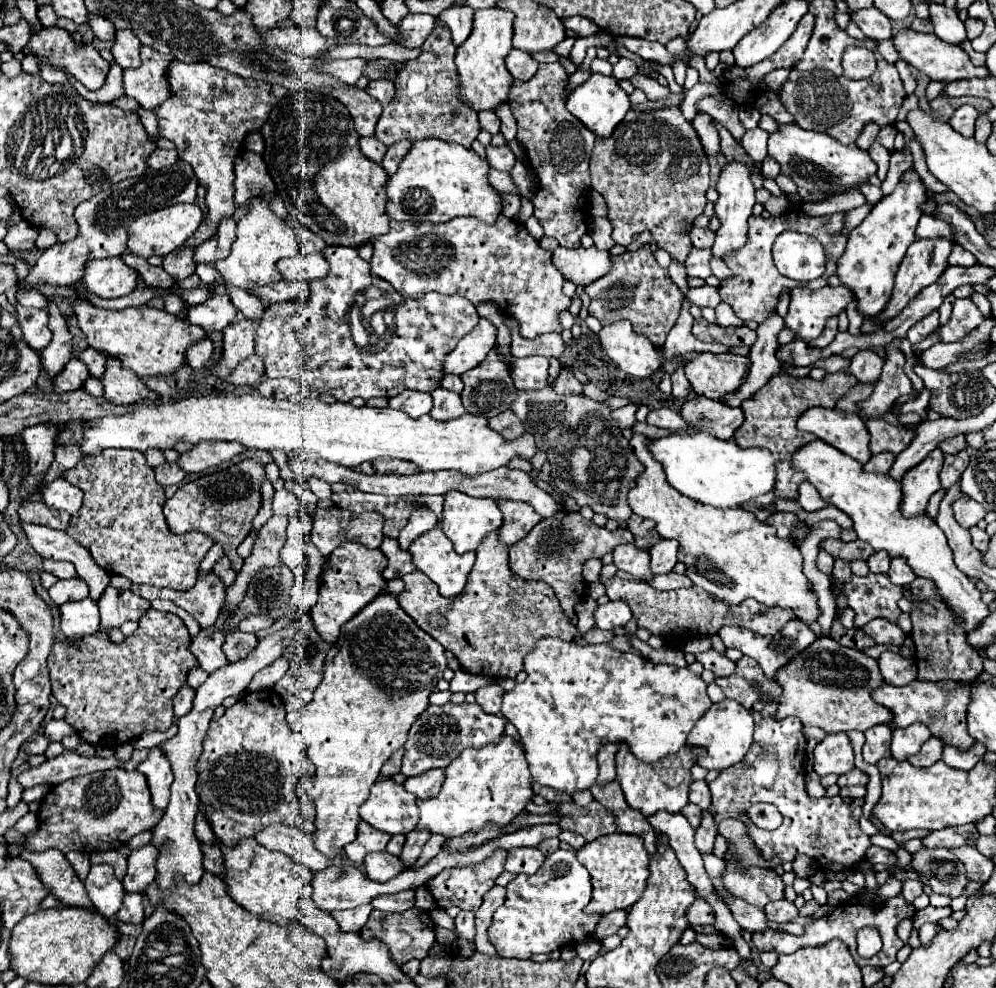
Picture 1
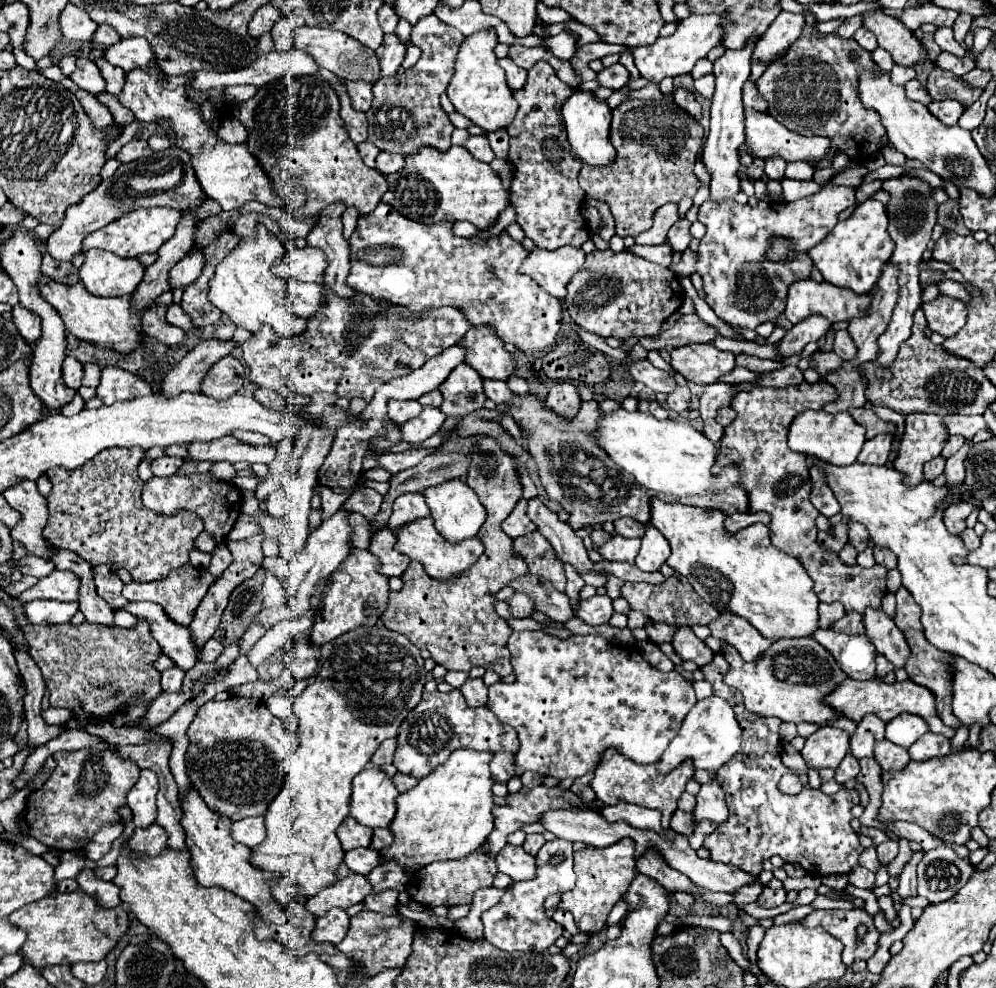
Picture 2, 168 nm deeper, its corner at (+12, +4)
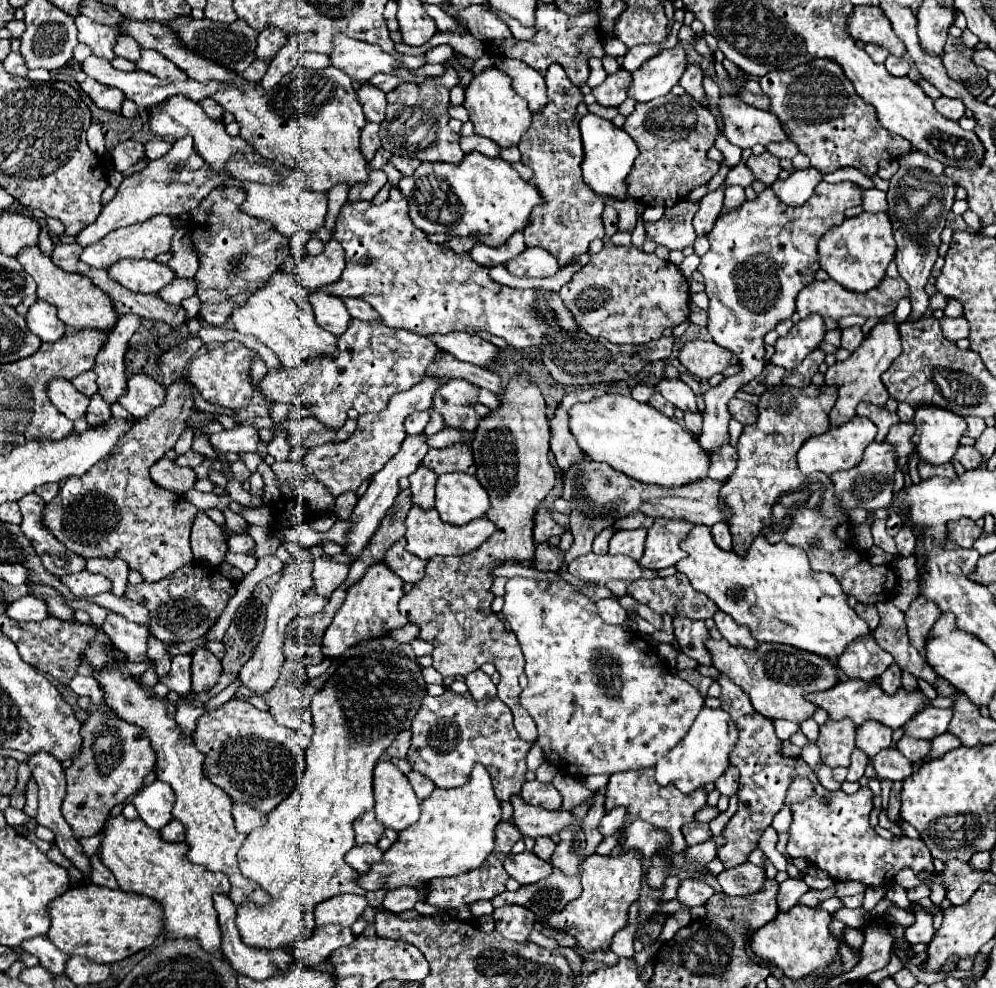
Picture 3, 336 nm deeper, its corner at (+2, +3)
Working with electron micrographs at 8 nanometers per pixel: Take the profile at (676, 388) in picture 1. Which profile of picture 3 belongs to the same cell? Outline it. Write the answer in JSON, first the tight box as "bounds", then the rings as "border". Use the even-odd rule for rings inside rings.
{"bounds":[682,413,702,437],"border":[[[686,413],[684,419],[682,419],[682,425],[688,427],[686,431],[690,431],[696,437],[700,433],[700,423],[702,423],[702,413]]]}

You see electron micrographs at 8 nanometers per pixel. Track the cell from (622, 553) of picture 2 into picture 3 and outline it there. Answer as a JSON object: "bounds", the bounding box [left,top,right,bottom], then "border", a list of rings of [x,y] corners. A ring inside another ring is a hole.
{"bounds":[610,529,646,561],"border":[[[630,529],[630,531],[616,531],[610,539],[610,553],[622,553],[638,561],[644,553],[644,541],[646,541],[646,529]]]}

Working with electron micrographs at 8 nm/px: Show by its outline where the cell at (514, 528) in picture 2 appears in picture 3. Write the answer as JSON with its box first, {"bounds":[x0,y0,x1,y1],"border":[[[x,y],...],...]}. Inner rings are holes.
{"bounds":[534,507,566,543],"border":[[[544,507],[538,509],[536,523],[534,523],[534,541],[536,543],[544,543],[544,541],[548,541],[554,535],[562,535],[564,531],[566,529],[552,519],[552,515],[550,515],[548,509],[544,509]]]}

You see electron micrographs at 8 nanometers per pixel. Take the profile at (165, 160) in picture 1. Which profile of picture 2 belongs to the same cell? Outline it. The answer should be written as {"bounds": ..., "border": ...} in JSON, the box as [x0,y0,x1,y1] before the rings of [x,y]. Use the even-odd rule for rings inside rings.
{"bounds":[116,140,152,162],"border":[[[132,140],[118,152],[116,158],[120,162],[132,162],[132,160],[148,158],[148,156],[152,156],[152,148],[148,146],[148,142],[146,140]]]}

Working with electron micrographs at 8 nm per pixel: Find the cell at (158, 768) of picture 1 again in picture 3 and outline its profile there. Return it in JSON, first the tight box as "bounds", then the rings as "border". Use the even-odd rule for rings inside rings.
{"bounds":[134,781,174,829],"border":[[[154,781],[152,785],[144,787],[136,797],[134,805],[138,809],[140,819],[152,827],[162,829],[172,821],[172,807],[174,807],[174,795],[168,783]]]}

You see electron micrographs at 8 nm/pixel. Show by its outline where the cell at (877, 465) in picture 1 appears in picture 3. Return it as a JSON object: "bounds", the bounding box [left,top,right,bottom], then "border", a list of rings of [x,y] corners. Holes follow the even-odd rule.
{"bounds":[886,421,916,457],"border":[[[900,421],[900,423],[890,427],[890,433],[888,433],[886,441],[896,447],[898,457],[906,457],[916,449],[916,445],[912,443],[912,431],[914,431],[914,423],[912,421],[910,423]]]}

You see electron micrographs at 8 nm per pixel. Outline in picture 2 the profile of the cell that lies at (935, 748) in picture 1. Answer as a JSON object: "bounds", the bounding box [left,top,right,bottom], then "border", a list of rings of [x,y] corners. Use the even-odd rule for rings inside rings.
{"bounds":[874,740,910,770],"border":[[[888,740],[878,742],[874,756],[876,756],[878,764],[882,766],[882,770],[900,770],[902,766],[906,766],[910,762],[908,750],[902,748],[902,746],[894,746]]]}

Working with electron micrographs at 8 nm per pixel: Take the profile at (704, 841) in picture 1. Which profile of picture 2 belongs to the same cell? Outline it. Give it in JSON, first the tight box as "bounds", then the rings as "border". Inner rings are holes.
{"bounds":[692,782,728,824],"border":[[[706,782],[702,784],[698,796],[696,796],[696,808],[692,812],[694,824],[700,824],[702,820],[712,820],[712,822],[724,822],[728,818],[728,808],[724,802],[724,792],[716,782]]]}

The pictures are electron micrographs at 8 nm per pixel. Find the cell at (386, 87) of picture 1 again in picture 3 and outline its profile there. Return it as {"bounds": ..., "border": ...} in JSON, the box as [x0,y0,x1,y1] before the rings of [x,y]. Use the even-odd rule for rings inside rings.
{"bounds":[358,83,386,123],"border":[[[364,83],[358,91],[358,101],[362,103],[366,121],[382,123],[386,117],[386,95],[378,87],[370,87],[370,83]]]}

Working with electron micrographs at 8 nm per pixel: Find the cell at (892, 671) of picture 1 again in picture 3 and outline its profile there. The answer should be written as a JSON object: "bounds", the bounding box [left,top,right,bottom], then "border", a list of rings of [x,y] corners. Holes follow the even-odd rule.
{"bounds":[880,663,902,695],"border":[[[896,663],[890,665],[890,667],[880,675],[880,687],[884,689],[884,693],[894,695],[894,691],[900,689],[900,685],[902,685],[900,675],[902,675],[902,671],[900,671],[900,667],[898,667]]]}

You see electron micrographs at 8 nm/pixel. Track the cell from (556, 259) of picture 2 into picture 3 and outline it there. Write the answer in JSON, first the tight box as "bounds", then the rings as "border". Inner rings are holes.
{"bounds":[504,247,562,277],"border":[[[528,247],[520,257],[510,259],[504,263],[512,275],[526,275],[526,277],[552,277],[562,267],[540,247]]]}

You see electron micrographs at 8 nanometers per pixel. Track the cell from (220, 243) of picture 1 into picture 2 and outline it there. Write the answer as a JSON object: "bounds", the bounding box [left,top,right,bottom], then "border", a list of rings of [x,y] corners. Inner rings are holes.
{"bounds":[170,248,204,288],"border":[[[192,248],[190,254],[186,254],[172,270],[170,270],[170,282],[172,288],[176,286],[188,286],[194,282],[204,268],[204,252],[200,248]]]}

